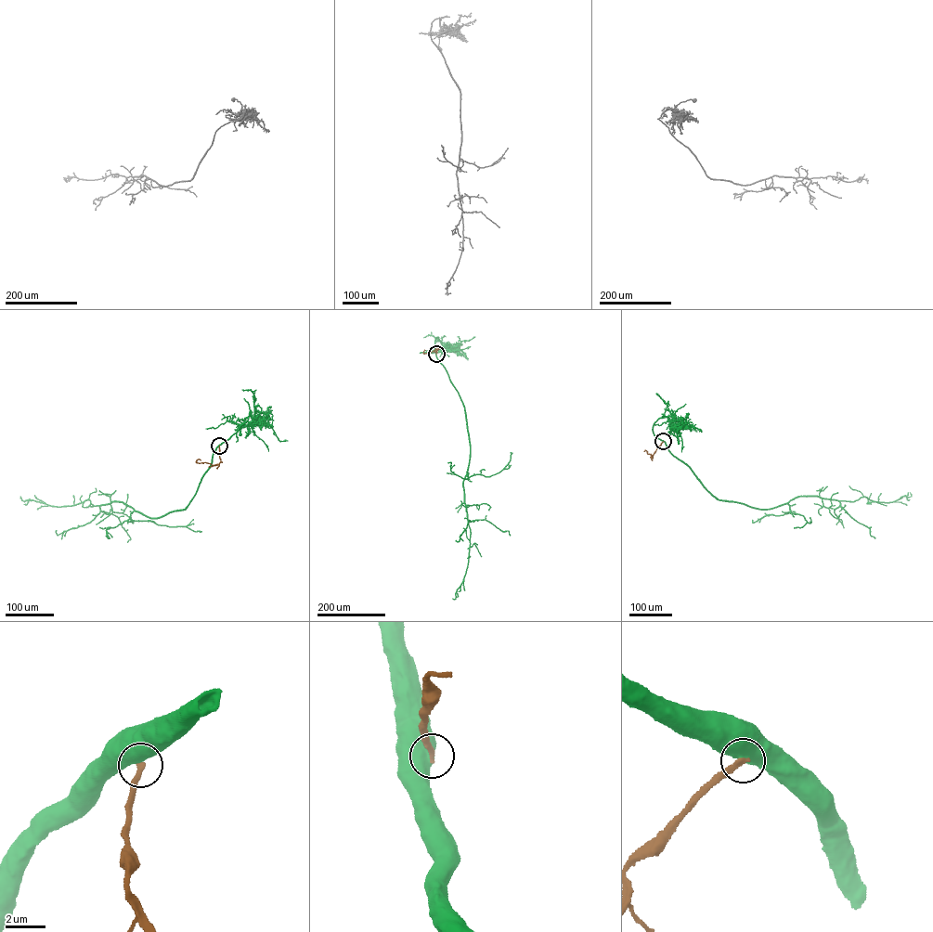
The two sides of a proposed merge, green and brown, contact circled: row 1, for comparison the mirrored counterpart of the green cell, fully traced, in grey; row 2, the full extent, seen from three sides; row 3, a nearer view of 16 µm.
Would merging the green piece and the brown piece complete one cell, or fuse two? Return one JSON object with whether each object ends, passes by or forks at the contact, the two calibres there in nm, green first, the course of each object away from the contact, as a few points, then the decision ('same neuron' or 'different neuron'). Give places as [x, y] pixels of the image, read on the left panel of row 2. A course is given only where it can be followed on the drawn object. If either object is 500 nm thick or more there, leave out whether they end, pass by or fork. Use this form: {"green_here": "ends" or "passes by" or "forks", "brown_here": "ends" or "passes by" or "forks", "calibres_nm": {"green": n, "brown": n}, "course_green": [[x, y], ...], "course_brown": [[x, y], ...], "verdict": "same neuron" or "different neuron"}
{"calibres_nm": {"green": 700, "brown": 300}, "course_green": [[219, 446], [185, 509], [161, 516], [147, 516], [119, 501], [94, 506], [86, 499], [58, 506], [20, 496]], "course_brown": [[219, 446], [219, 463], [196, 462], [200, 460]], "verdict": "different neuron"}

